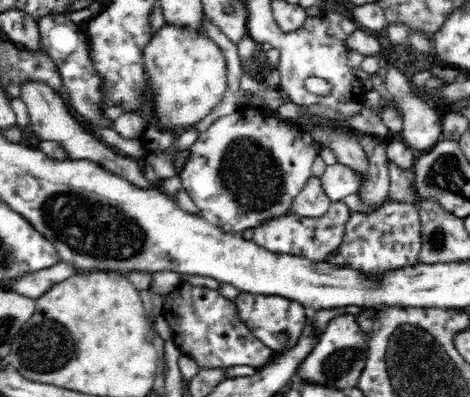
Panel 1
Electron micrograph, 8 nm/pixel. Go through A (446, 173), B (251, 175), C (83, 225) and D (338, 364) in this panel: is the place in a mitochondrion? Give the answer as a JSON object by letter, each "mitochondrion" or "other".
{"A":"mitochondrion","B":"mitochondrion","C":"mitochondrion","D":"mitochondrion"}

